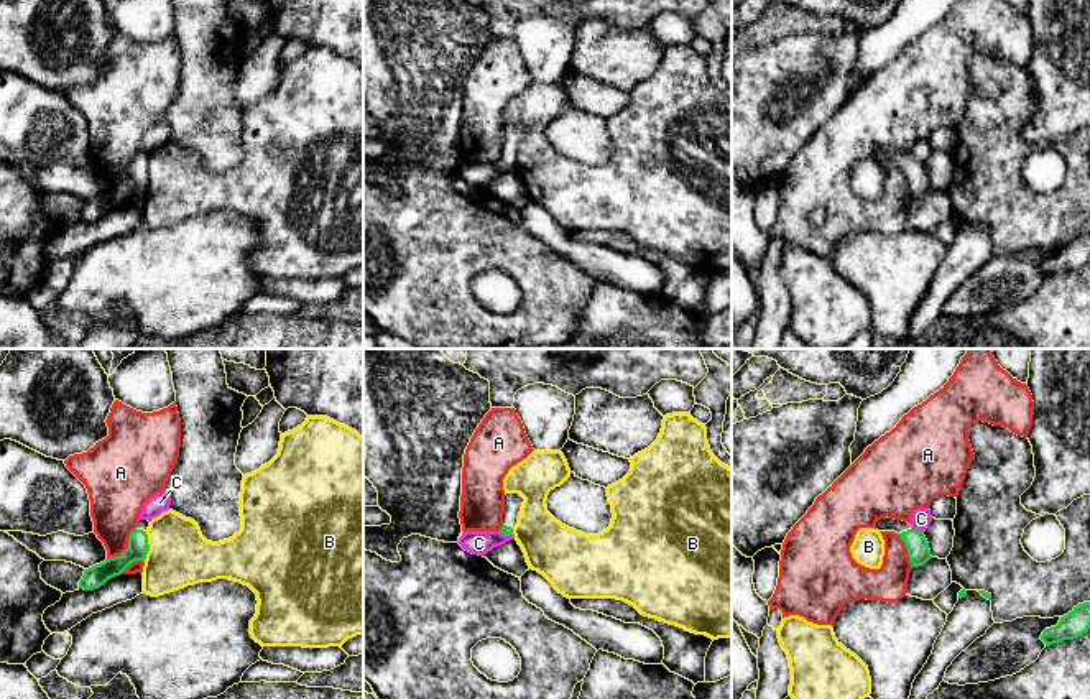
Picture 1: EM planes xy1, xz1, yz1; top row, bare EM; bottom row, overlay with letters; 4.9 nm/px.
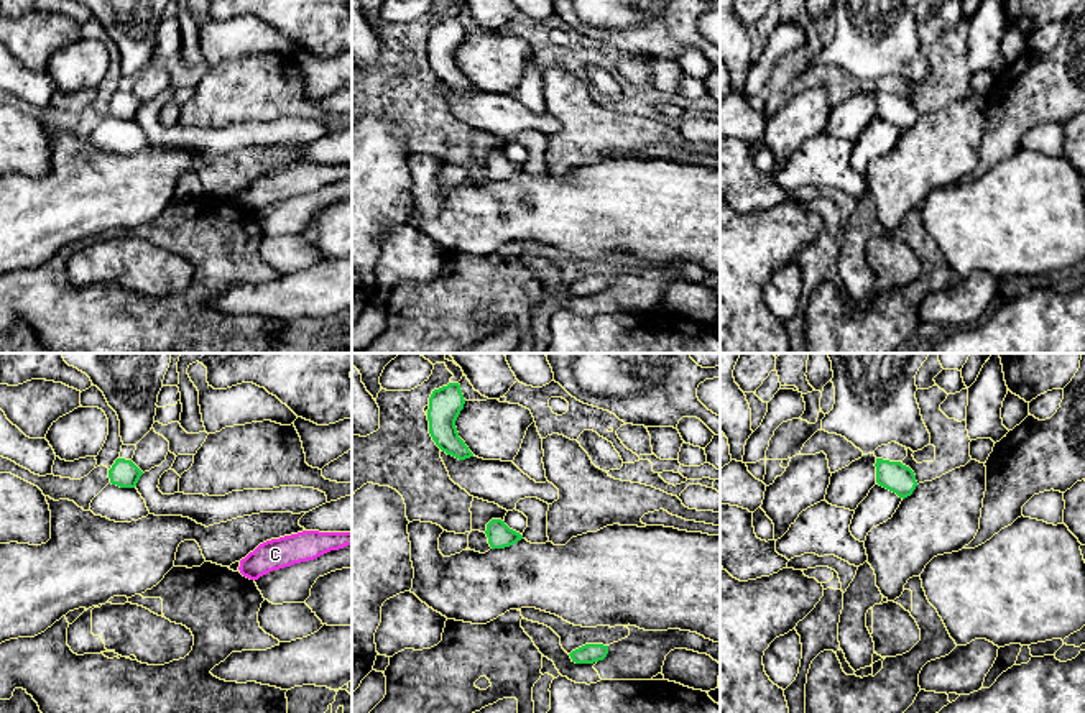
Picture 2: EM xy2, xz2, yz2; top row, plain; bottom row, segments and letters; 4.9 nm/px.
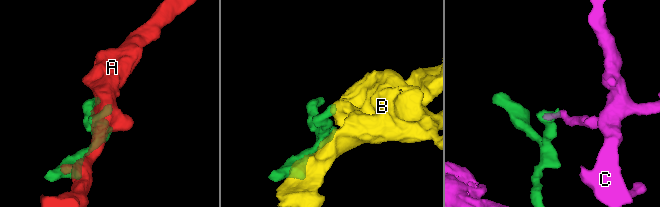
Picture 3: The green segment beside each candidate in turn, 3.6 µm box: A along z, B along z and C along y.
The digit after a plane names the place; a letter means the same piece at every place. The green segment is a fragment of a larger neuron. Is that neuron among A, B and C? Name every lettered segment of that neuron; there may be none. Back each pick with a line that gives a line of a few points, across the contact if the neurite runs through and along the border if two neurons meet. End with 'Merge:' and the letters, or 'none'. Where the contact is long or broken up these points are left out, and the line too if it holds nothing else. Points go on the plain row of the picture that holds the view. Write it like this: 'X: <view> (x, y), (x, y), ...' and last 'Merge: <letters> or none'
Merge: none

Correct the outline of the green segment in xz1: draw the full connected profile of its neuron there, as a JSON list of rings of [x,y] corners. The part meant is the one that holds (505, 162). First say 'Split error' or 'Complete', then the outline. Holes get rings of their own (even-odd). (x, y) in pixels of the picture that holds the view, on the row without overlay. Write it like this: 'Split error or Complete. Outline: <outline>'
Split error. Outline: [[[520,125],[505,127],[503,158],[500,161],[501,166],[515,168],[513,160],[518,155],[518,148],[520,148],[523,133],[524,133],[524,130]]]

